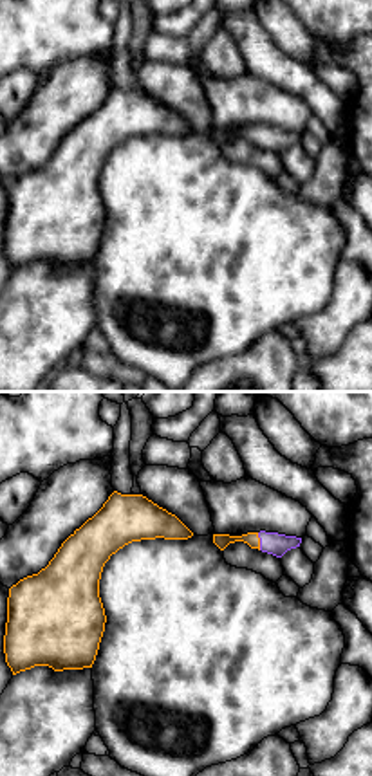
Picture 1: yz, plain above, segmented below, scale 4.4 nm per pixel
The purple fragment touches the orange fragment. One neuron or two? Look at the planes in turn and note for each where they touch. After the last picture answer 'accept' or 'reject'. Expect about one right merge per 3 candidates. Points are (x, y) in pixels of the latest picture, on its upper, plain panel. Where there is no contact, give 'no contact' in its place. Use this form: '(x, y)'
(260, 138)

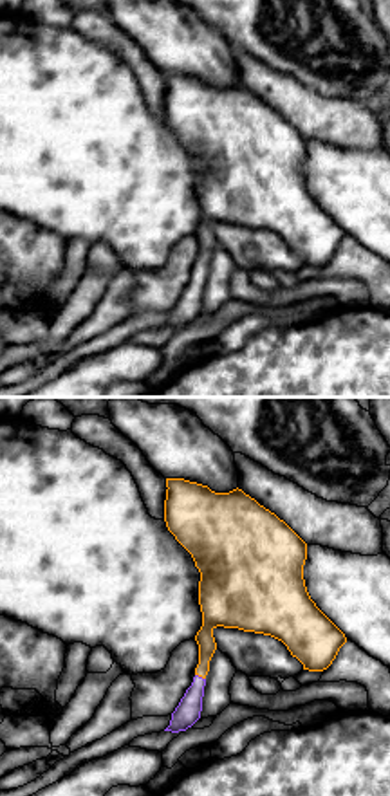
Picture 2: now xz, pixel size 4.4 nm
(201, 273)

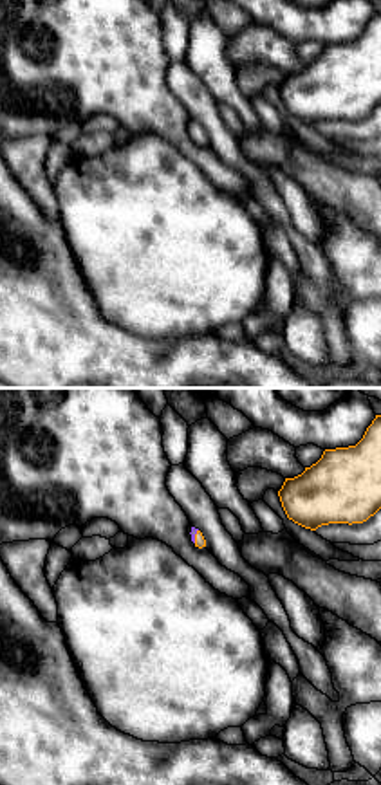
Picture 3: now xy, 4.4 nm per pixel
(194, 132)

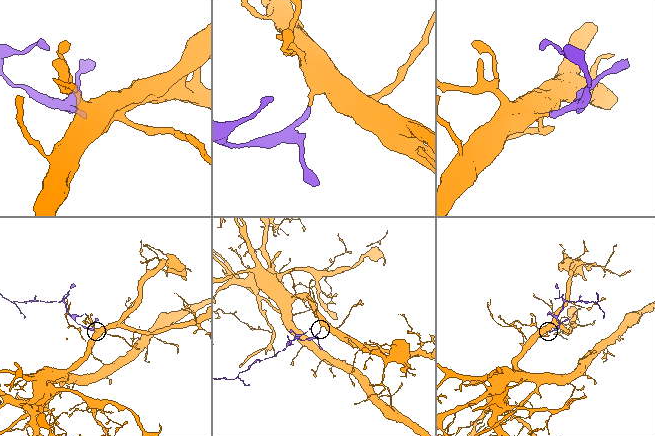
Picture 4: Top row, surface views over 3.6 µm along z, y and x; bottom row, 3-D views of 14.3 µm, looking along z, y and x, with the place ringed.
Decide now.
accept

